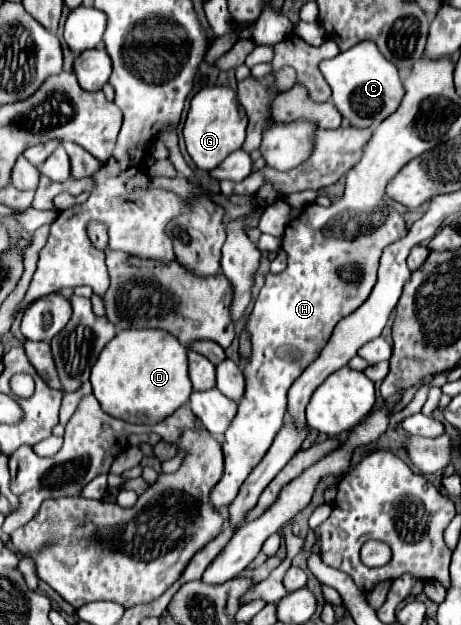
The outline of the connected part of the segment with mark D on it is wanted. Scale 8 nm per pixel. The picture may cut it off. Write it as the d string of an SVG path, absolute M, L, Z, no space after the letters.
M123 329L105 345L91 369L93 395L111 417L153 425L169 417L189 401L189 359L187 349L161 329Z

